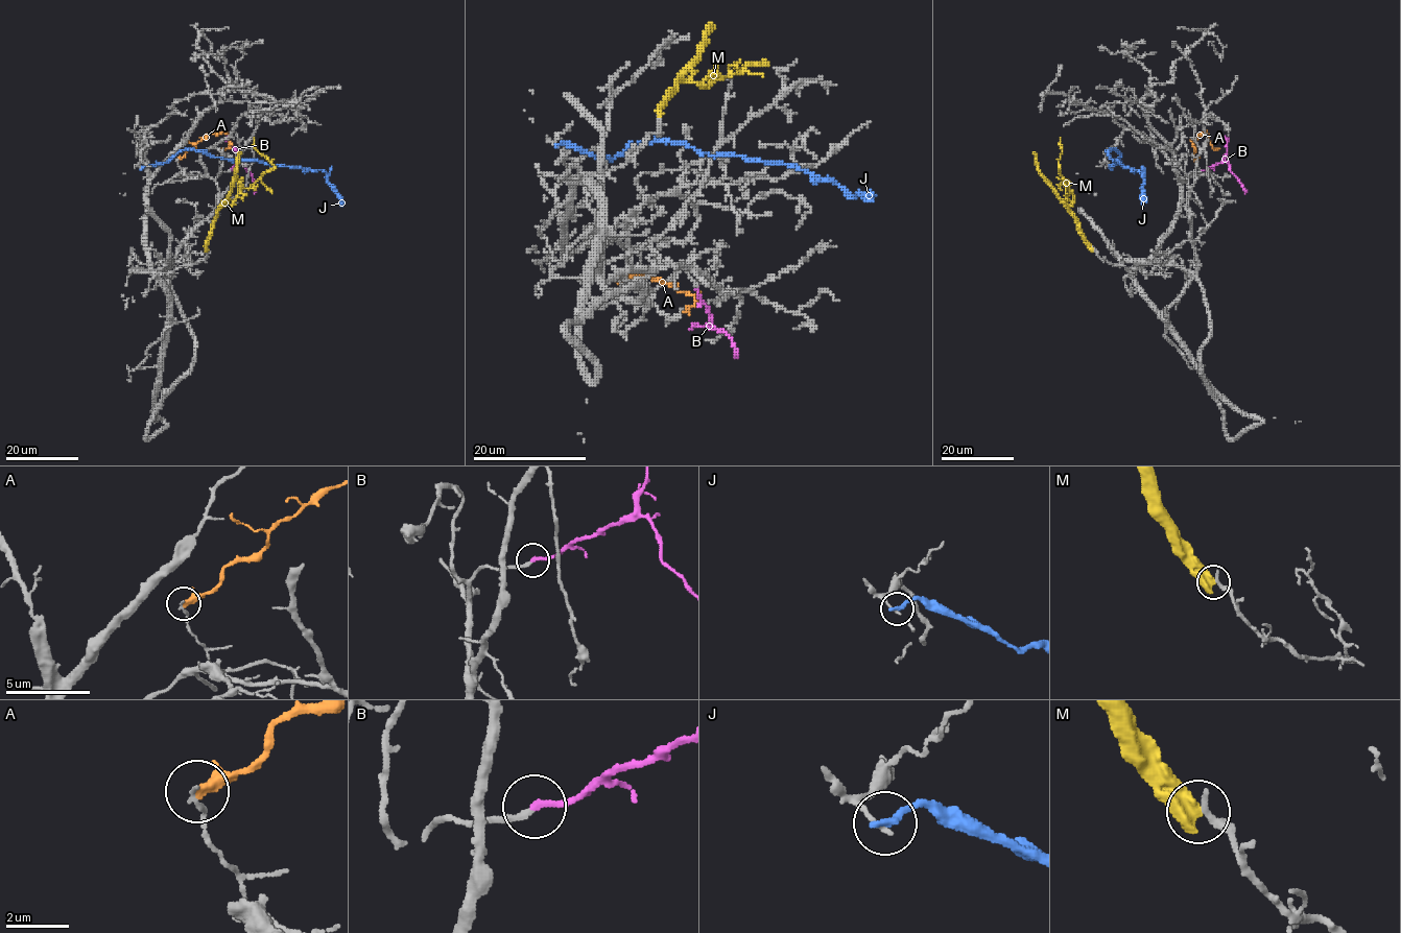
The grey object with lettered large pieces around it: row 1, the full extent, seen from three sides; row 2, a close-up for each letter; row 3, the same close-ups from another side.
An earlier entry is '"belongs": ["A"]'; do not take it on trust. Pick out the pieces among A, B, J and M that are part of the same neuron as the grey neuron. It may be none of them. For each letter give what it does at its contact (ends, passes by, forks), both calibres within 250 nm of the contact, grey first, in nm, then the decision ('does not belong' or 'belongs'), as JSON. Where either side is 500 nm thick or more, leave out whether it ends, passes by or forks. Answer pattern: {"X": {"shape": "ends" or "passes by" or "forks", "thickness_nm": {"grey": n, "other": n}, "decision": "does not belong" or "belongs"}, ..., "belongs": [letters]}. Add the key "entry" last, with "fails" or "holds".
{"A": {"shape": "passes by", "thickness_nm": {"grey": 140, "other": 280}, "decision": "does not belong"}, "B": {"shape": "ends", "thickness_nm": {"grey": 200, "other": 240}, "decision": "does not belong"}, "J": {"shape": "ends", "thickness_nm": {"grey": 160, "other": 280}, "decision": "does not belong"}, "M": {"thickness_nm": {"grey": 320, "other": 700}, "decision": "does not belong"}, "belongs": [], "entry": "fails"}

